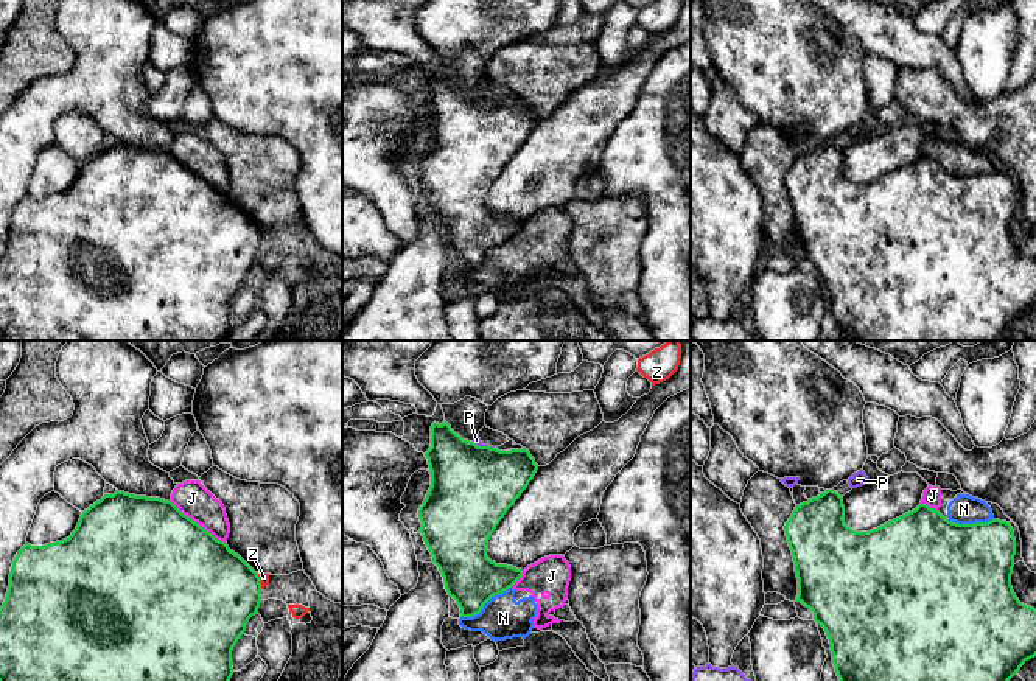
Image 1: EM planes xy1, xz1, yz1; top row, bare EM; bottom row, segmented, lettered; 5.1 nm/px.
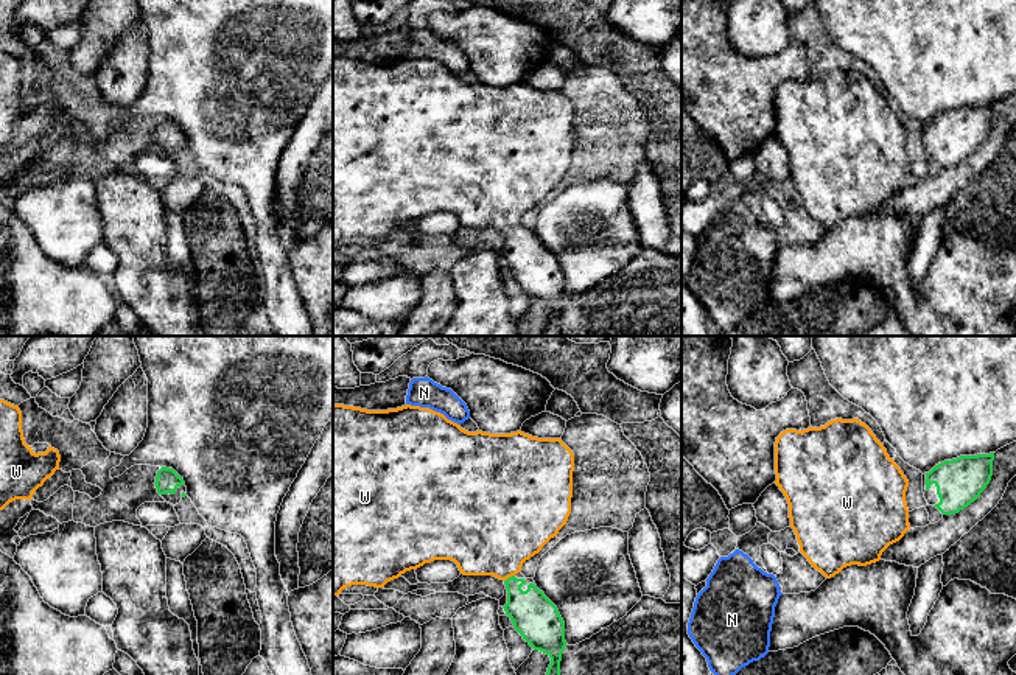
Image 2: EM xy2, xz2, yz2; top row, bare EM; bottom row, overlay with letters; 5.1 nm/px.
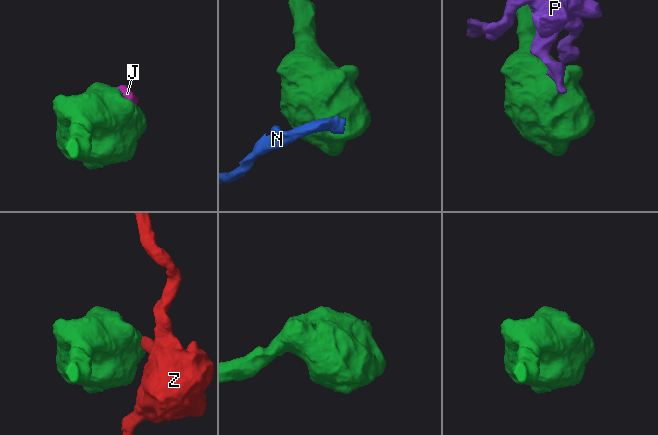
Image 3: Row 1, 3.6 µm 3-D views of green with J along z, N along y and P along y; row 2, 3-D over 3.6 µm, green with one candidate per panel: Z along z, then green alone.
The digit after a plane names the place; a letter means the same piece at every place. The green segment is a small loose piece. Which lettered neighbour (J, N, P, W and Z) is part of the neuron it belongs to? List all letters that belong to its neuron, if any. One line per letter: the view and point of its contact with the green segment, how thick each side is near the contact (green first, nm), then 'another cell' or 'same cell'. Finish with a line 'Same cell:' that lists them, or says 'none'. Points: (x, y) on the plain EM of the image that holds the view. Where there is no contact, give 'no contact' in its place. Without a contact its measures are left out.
J: xy1 (196, 174) | 500/180 nm | another cell
N: xz1 (484, 255) | 280/220 nm | another cell
P: xz1 (482, 98) | 440/40 nm | another cell
W: xz2 (509, 229) | 240/440 nm | same cell
Z: xy1 (258, 233) | 480/50 nm | another cell
Same cell: W

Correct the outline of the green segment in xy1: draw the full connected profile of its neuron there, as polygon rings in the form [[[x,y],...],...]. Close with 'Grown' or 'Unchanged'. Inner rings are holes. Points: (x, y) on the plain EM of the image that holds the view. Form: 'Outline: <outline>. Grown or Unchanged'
Outline: [[[124,143],[104,146],[82,163],[76,180],[62,193],[45,197],[25,196],[16,207],[6,250],[0,258],[0,339],[2,340],[226,340],[232,302],[246,277],[258,264],[261,235],[255,224],[227,194],[184,166],[171,152],[135,148]]]. Unchanged

